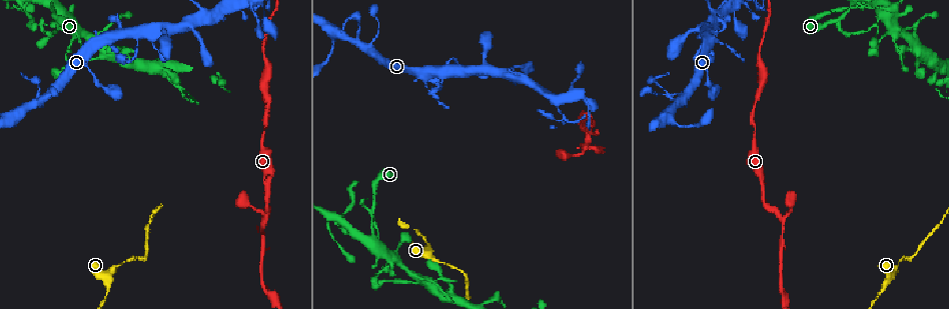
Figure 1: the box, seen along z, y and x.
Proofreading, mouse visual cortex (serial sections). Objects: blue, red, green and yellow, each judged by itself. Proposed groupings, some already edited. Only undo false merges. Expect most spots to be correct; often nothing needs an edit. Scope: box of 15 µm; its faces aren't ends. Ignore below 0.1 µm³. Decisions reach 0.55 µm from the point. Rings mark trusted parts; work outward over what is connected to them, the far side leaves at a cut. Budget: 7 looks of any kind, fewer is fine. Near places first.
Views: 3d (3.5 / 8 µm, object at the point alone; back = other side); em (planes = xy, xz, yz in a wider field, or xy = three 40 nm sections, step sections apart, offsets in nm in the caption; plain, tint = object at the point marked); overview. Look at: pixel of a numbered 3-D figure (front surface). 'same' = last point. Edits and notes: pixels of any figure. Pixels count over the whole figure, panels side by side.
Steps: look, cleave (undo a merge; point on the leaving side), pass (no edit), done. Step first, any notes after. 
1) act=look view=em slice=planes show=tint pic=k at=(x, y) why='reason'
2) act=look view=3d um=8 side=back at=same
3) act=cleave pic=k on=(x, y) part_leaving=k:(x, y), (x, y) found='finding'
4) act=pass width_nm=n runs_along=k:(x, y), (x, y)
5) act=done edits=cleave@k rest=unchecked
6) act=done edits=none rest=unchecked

act=look view=3d um=3.5 pic=1 at=(101, 56) why='thin arm on a thick one'

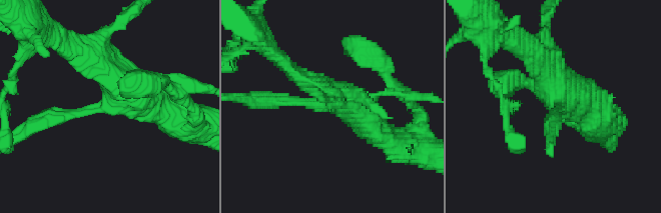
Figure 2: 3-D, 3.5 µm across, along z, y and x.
act=look view=em slice=xy step=5 show=tint pic=2 at=(556, 100) arms=4 arm_widths_nm=150,200,350,400

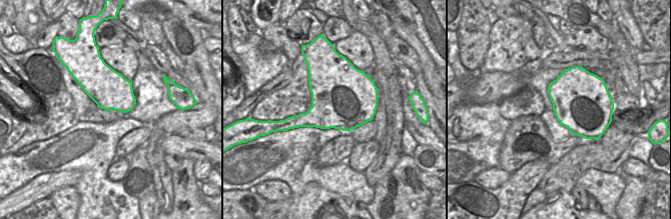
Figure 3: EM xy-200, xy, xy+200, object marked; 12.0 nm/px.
act=pass found='continuous, no second cell'

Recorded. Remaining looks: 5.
act=look view=3d um=8 pic=1 at=(435, 259) why='thick turns thin'

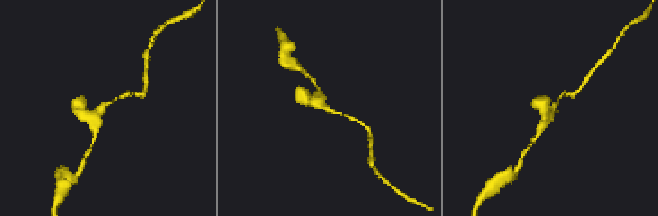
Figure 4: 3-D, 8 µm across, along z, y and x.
act=look view=em slice=xy step=5 show=tint pic=4 at=(329, 110) arm_widths_nm=150,350 why='need the tissue'

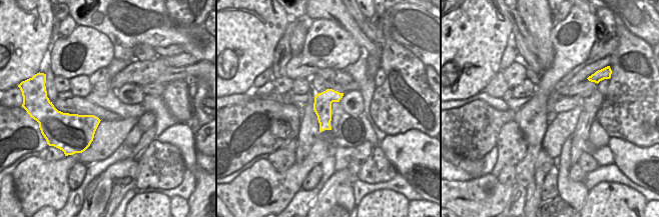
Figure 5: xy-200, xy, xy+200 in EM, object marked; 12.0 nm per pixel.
act=pass width_nm=220 runs_along=4:(84, 114), (95, 117), (104, 105), (129, 94) found='one cell here'

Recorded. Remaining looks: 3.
act=look view=3d um=3.5 pic=1 at=(585, 147) why='abrupt turn'

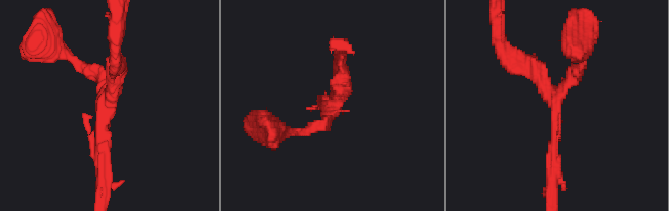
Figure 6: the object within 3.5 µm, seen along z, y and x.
act=look view=em slice=xy step=3 show=tint pic=6 at=(551, 93) arms=3 arm_widths_nm=150,200,200

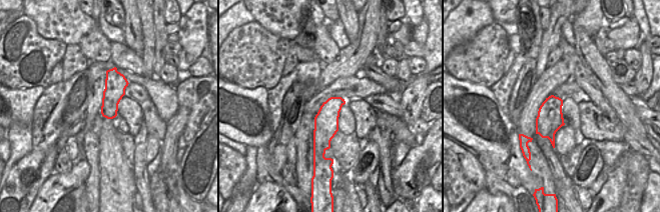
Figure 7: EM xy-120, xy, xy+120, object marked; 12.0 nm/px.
act=pass runs_along=6:(503, 53), (554, 99), (552, 157) found='one cell here'

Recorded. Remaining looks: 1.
act=done edits=none rest=unchecked

